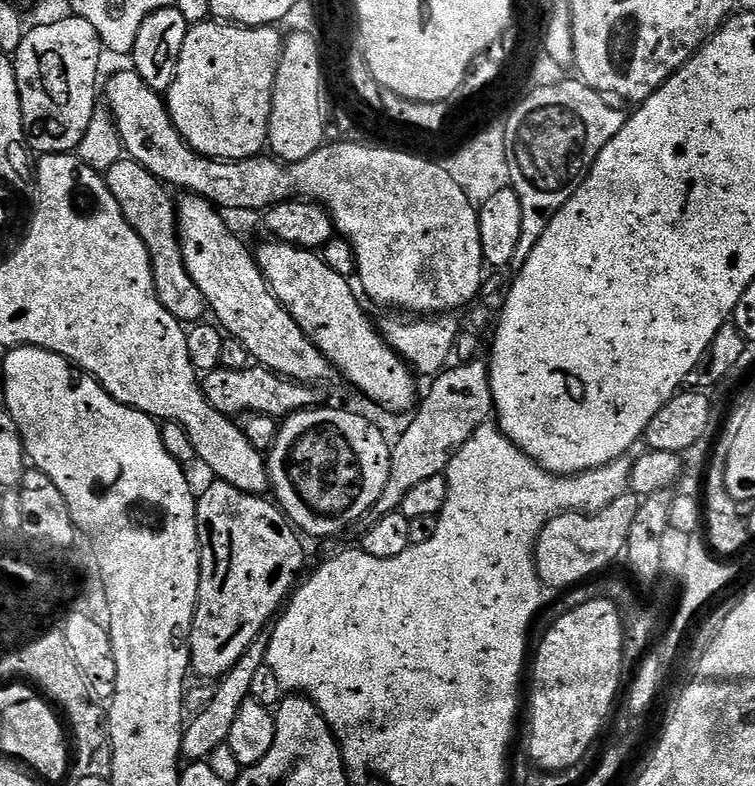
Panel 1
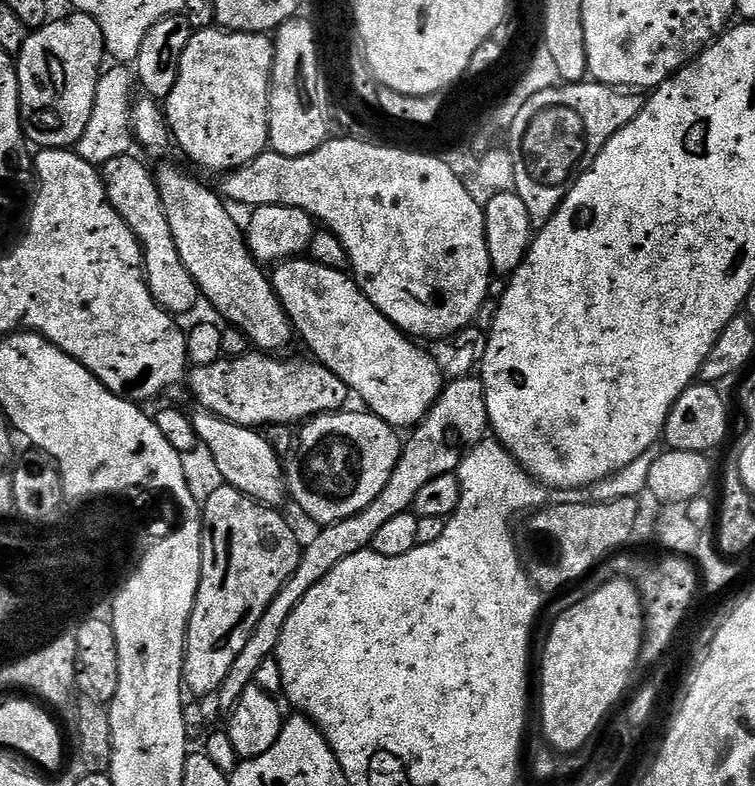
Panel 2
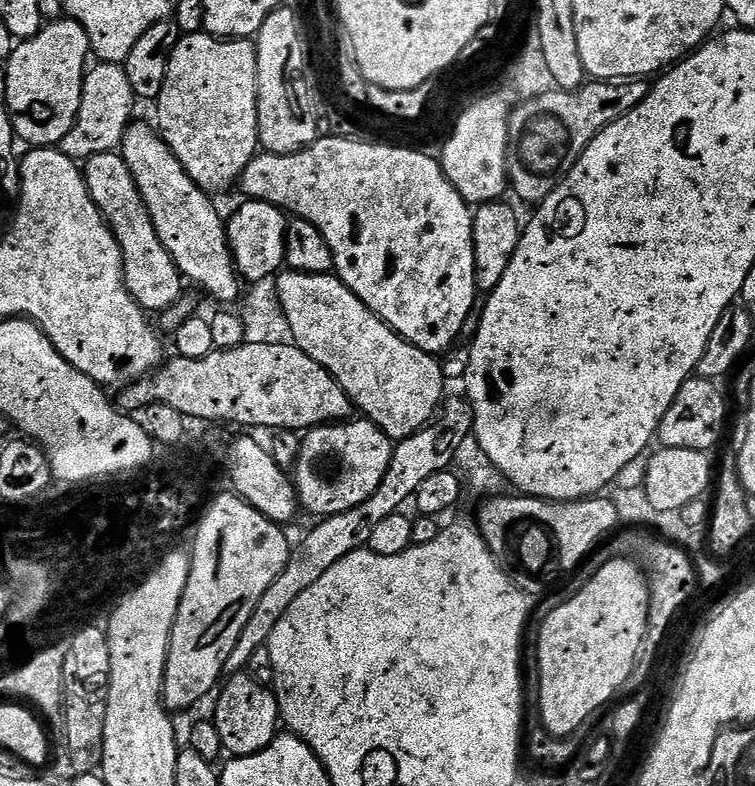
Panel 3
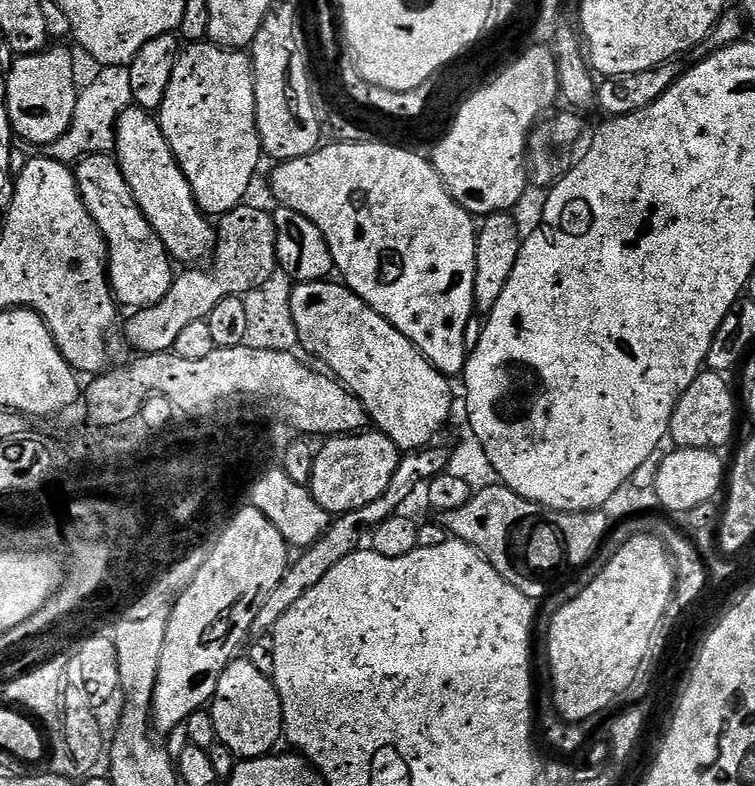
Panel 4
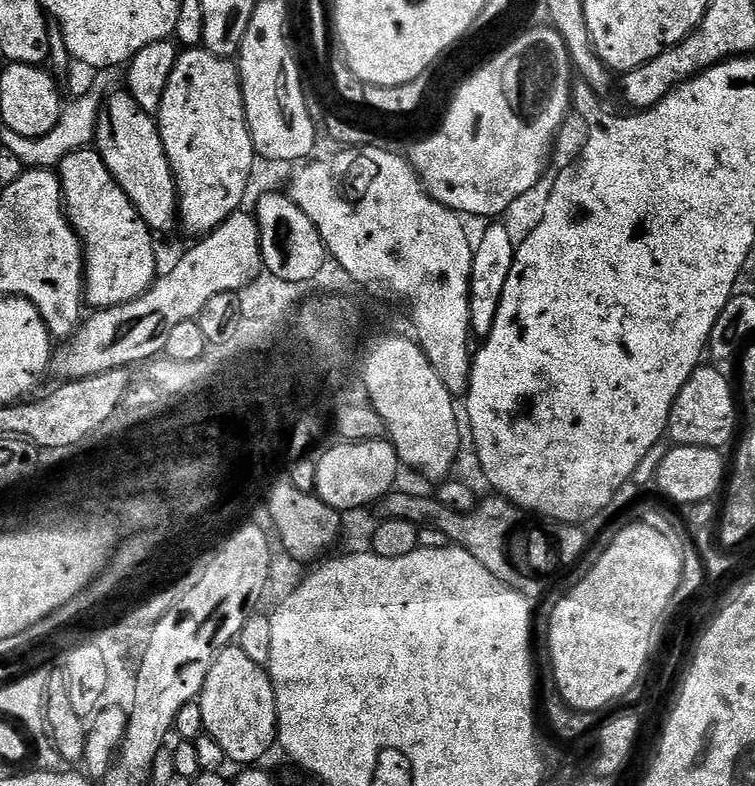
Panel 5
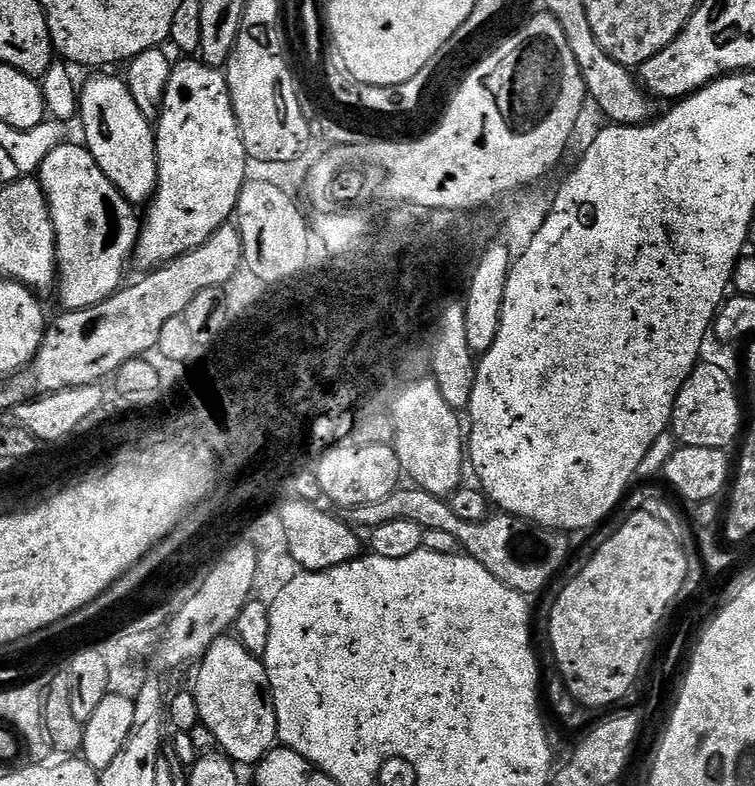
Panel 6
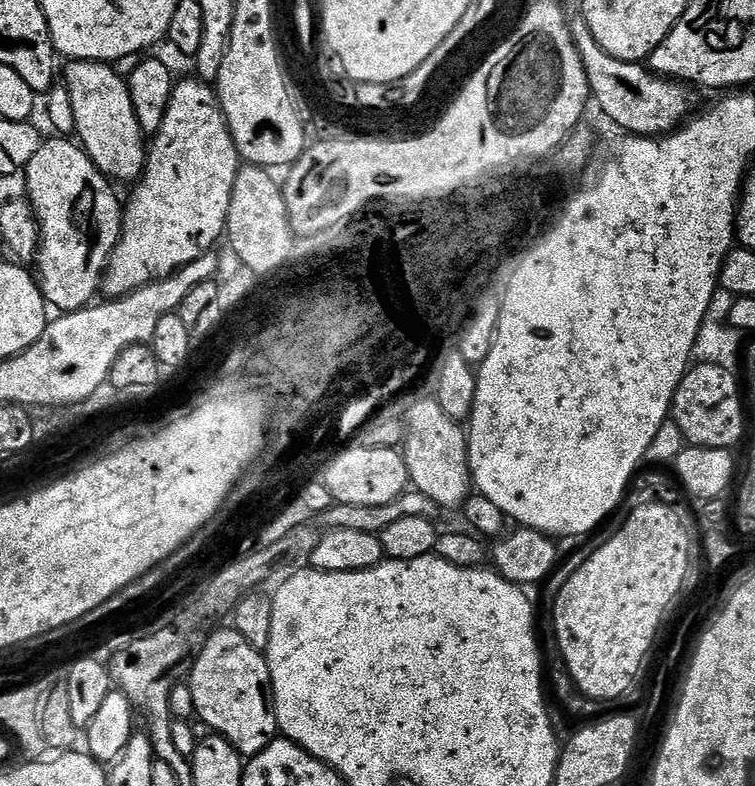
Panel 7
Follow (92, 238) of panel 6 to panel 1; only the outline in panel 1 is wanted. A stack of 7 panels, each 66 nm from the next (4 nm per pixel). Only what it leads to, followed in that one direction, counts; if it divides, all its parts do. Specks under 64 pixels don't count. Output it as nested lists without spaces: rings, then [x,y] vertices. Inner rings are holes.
[[[121,158],[114,162],[114,166],[110,166],[106,174],[106,179],[110,193],[114,194],[114,198],[118,198],[122,214],[128,219],[132,229],[144,240],[146,250],[152,259],[152,273],[158,296],[166,310],[170,310],[170,314],[174,314],[174,318],[178,318],[185,326],[203,321],[209,306],[204,301],[202,290],[198,290],[194,278],[190,278],[186,268],[176,222],[177,205],[168,197],[169,189],[158,177],[147,172],[137,160],[131,158]]]

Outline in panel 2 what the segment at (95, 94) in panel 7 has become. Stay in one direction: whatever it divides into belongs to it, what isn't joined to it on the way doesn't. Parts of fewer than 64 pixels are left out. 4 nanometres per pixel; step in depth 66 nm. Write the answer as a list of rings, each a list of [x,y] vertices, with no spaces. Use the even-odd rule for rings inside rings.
[[[176,168],[155,169],[154,175],[178,258],[190,270],[201,297],[209,300],[228,319],[227,323],[240,329],[259,351],[279,353],[279,348],[294,340],[292,321],[284,313],[265,269],[253,259],[241,225],[239,228],[228,213],[229,205],[206,185]]]

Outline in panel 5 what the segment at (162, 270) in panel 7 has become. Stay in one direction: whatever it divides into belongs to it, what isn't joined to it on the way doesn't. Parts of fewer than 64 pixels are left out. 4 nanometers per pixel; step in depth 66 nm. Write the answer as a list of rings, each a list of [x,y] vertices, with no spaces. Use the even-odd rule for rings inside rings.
[[[202,46],[181,51],[176,57],[166,94],[160,103],[158,123],[162,146],[176,179],[179,223],[182,228],[184,224],[192,238],[203,238],[235,212],[241,211],[250,170],[257,158],[246,122],[239,67],[231,59],[210,54]]]

